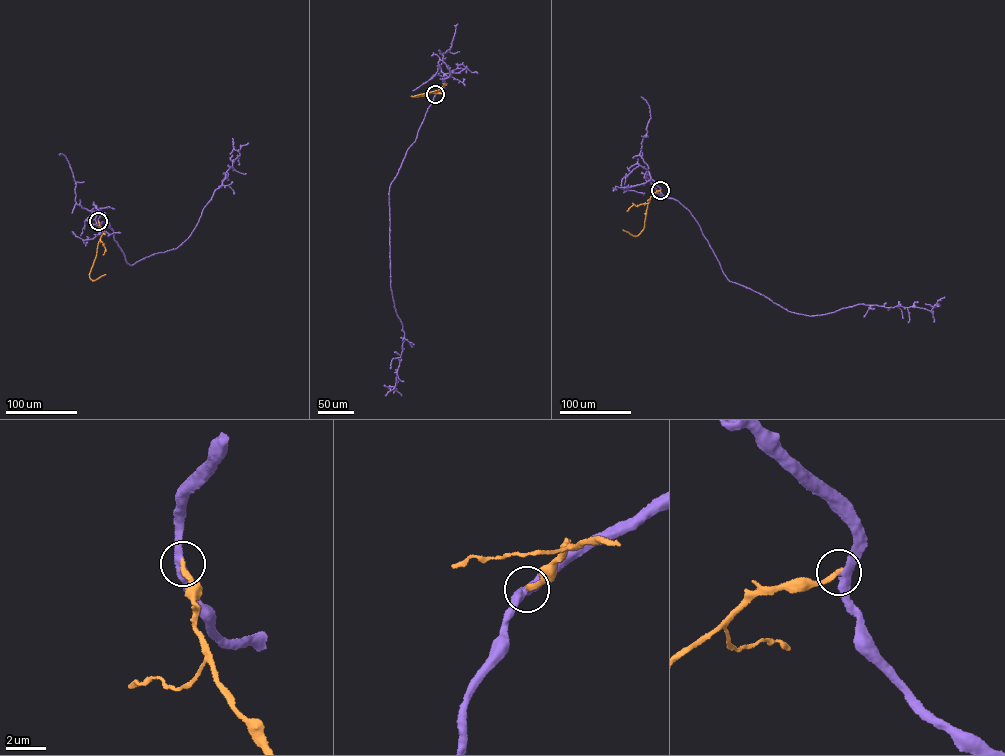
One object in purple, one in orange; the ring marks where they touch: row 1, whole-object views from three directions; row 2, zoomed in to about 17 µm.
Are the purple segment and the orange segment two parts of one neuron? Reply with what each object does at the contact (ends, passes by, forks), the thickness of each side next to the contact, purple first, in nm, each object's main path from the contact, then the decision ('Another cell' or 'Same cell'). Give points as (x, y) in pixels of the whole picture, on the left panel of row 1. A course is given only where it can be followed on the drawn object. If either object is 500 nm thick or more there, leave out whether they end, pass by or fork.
At the ring purple passes by. At the ring orange ends. Thickness 400 nm (purple) against 240 nm. Course of purple: (98, 221), (113, 231), (114, 239), (130, 265), (175, 249), (190, 235), (240, 155), (233, 138). Course of orange: (98, 221), (103, 233), (89, 277), (95, 280), (105, 274). Another cell

